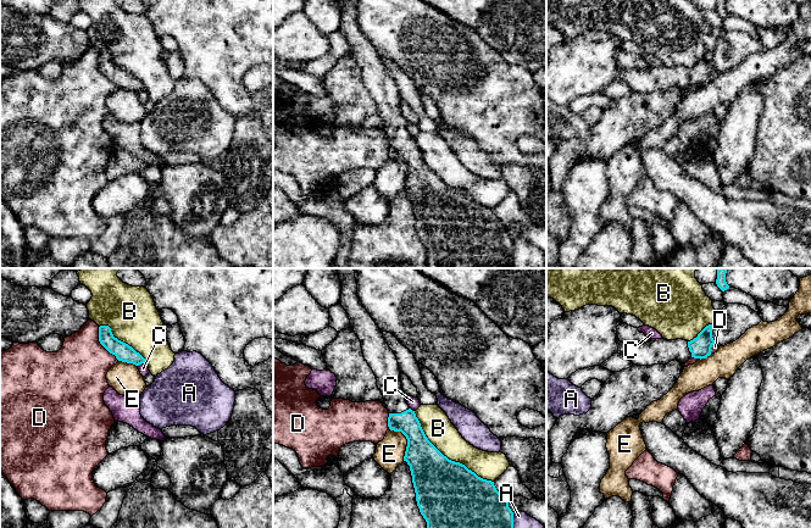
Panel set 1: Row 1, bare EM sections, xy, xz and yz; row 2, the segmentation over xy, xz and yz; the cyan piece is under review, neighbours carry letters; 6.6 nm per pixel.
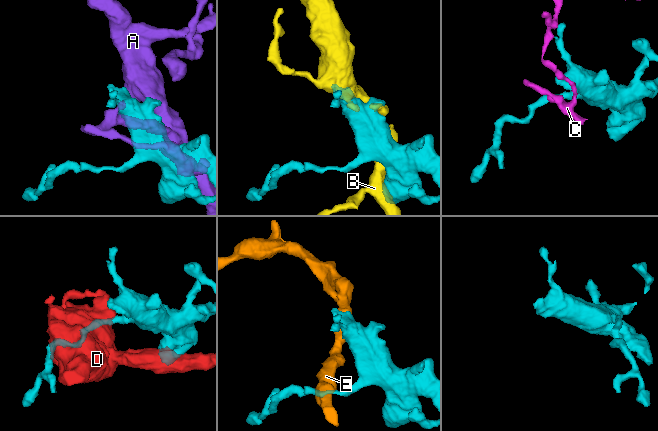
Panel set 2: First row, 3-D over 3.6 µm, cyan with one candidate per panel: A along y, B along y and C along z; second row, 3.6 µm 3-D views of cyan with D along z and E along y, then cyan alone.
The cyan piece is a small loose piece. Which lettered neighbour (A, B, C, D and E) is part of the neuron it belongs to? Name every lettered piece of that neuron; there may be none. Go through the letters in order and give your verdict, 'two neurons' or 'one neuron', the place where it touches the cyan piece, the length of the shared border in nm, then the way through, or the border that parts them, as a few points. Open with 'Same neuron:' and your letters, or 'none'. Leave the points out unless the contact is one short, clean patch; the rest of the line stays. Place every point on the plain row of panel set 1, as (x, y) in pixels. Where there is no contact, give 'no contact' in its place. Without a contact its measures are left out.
Same neuron: none
A: two neurons; meets cyan in xz at (512, 254); contact 190 nm long
B: two neurons; meets cyan in xz at (445, 183); contact 700 nm long
C: two neurons; meets cyan in xy at (140, 90); contact 70 nm long; border along xy (144, 88), (137, 93)
D: two neurons; meets cyan in xy at (101, 71); contact 260 nm long
E: two neurons; meets cyan in xz at (407, 167); contact 240 nm long

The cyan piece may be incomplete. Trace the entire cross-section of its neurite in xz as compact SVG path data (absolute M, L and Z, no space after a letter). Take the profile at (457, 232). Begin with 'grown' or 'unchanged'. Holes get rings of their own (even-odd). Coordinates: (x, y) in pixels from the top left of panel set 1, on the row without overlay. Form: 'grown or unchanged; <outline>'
grown; M355 0L338 2L341 10L339 30L349 41L350 55L359 63L363 84L377 105L377 113L383 122L379 128L389 138L388 154L390 157L401 159L407 166L404 188L410 193L417 233L427 249L427 267L513 268L513 239L509 234L509 227L496 217L494 209L483 206L465 191L449 187L428 167L415 138L407 132L396 83L357 23Z

